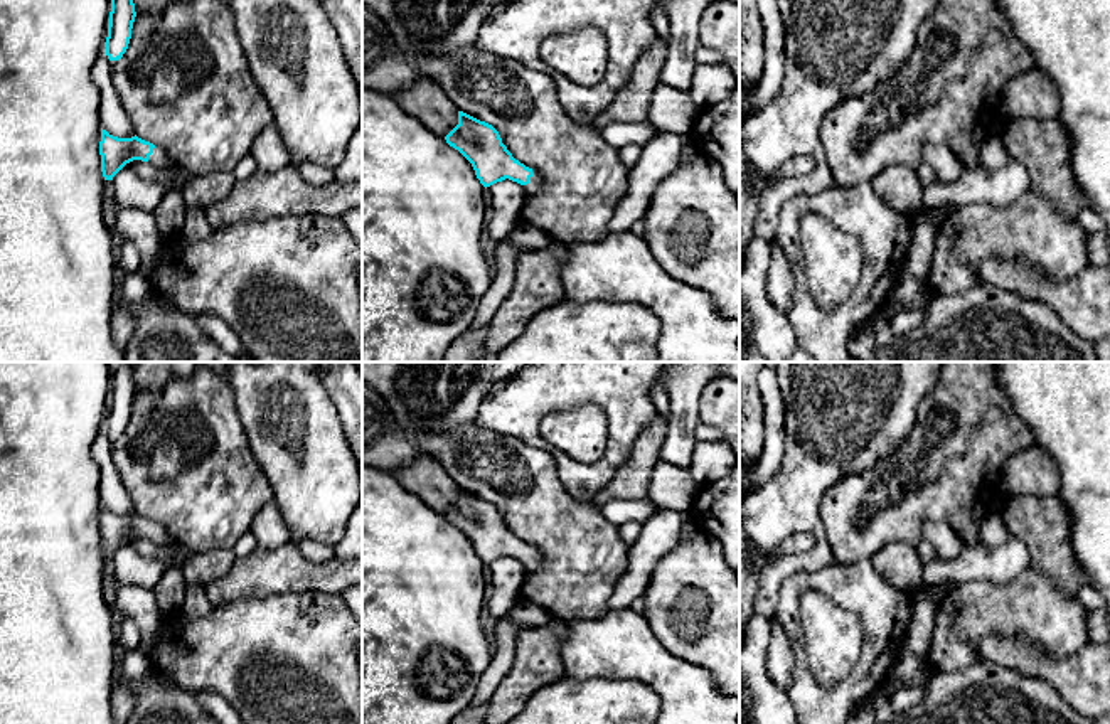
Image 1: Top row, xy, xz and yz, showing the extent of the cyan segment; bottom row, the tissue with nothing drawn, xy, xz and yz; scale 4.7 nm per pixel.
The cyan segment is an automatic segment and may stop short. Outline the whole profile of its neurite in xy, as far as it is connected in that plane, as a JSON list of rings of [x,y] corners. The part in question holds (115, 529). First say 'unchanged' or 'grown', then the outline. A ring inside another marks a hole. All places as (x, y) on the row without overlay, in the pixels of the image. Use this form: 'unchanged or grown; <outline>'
grown; [[[101,505],[99,519],[101,549],[104,557],[113,554],[130,539],[141,537],[153,544],[175,544],[168,532],[157,522],[138,515],[118,515]]]

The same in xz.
grown; [[[458,488],[458,502],[445,517],[472,540],[485,566],[509,556],[520,561],[527,572],[539,569],[539,551],[512,534],[492,502]]]

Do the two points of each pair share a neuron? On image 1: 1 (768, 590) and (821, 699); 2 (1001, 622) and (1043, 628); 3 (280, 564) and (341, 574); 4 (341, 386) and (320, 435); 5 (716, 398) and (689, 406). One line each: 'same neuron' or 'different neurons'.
1: different neurons
2: same neuron
3: same neuron
4: different neurons
5: different neurons

